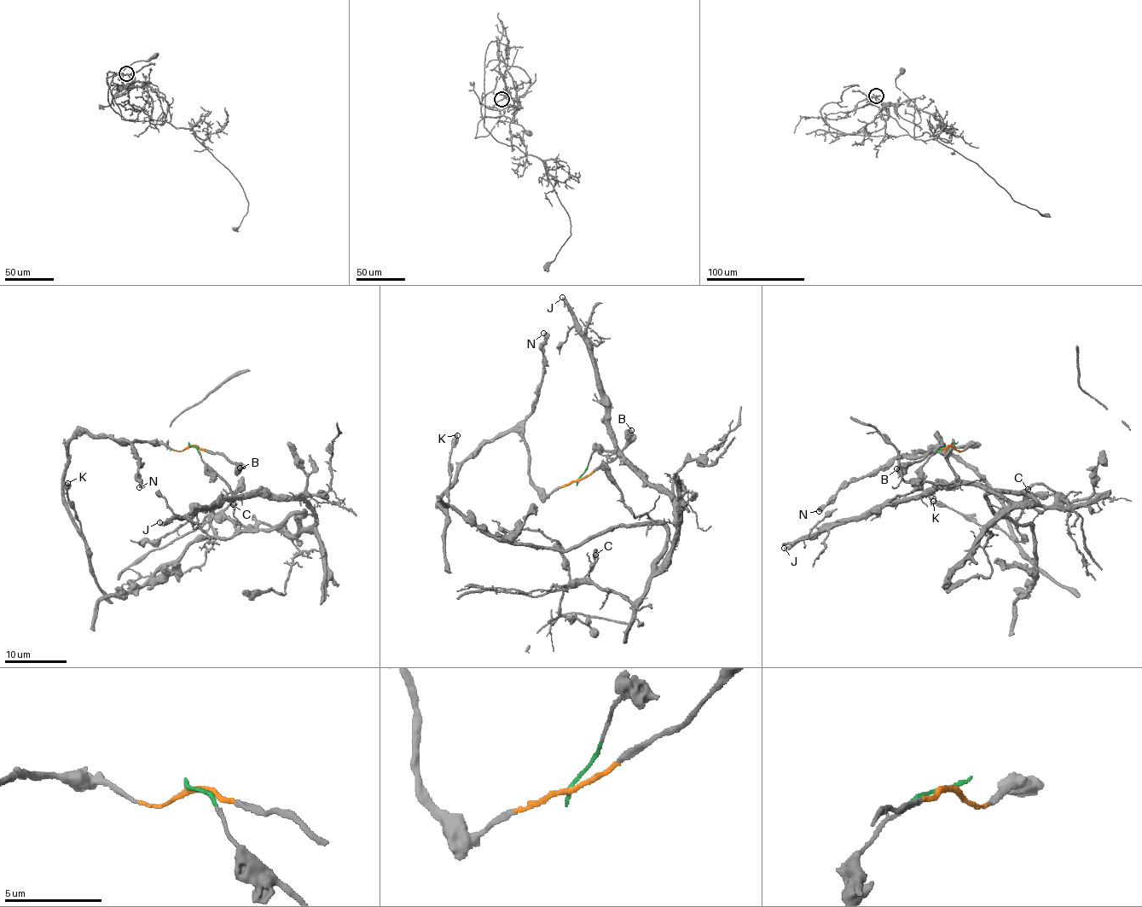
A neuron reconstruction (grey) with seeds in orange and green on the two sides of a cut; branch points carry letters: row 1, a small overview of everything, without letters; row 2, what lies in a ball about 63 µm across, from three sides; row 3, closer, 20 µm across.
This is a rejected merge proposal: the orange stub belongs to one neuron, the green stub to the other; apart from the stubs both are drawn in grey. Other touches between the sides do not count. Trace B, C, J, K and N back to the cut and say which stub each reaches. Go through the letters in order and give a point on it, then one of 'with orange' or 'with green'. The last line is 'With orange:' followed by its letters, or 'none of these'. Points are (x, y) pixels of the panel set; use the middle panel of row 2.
B: at (631, 430); with orange
C: at (595, 555); with green
J: at (562, 297); with green
K: at (457, 435); with orange
N: at (543, 333); with orange
With orange: B, K, N

